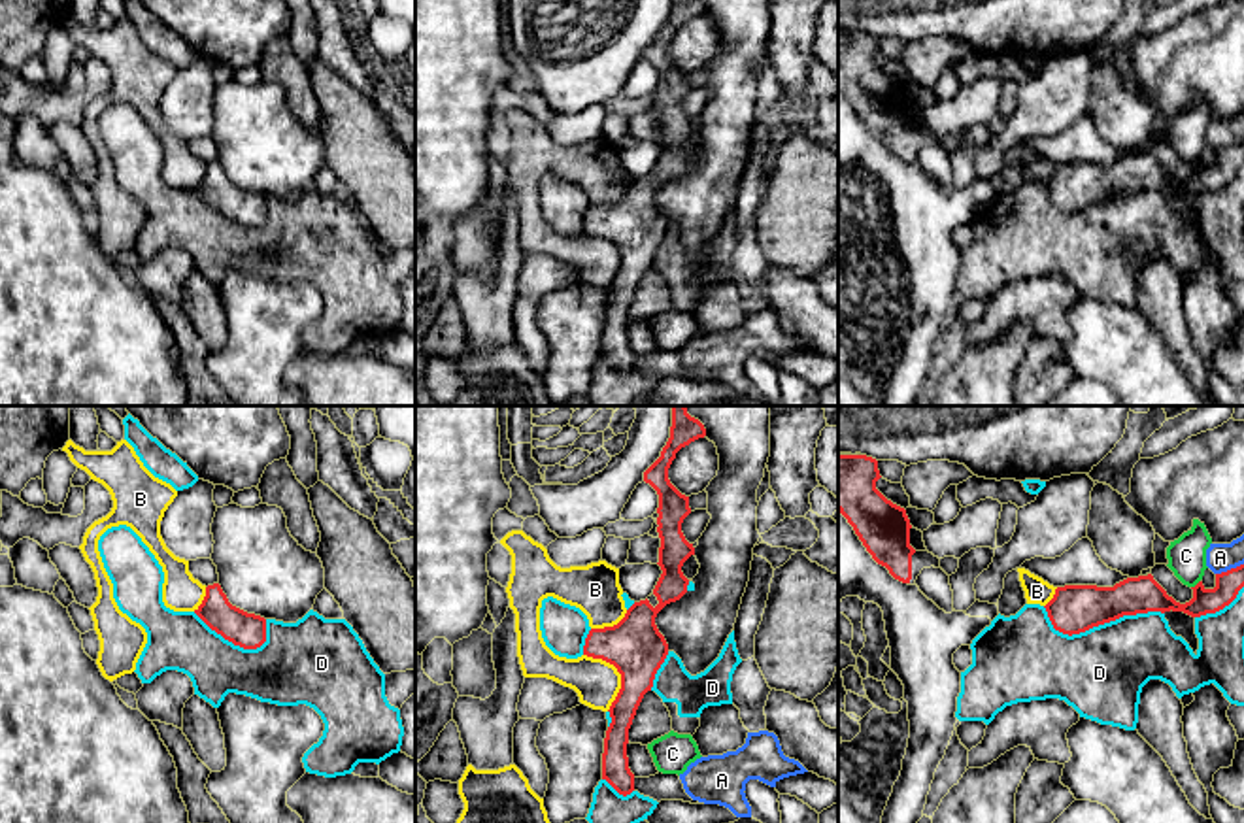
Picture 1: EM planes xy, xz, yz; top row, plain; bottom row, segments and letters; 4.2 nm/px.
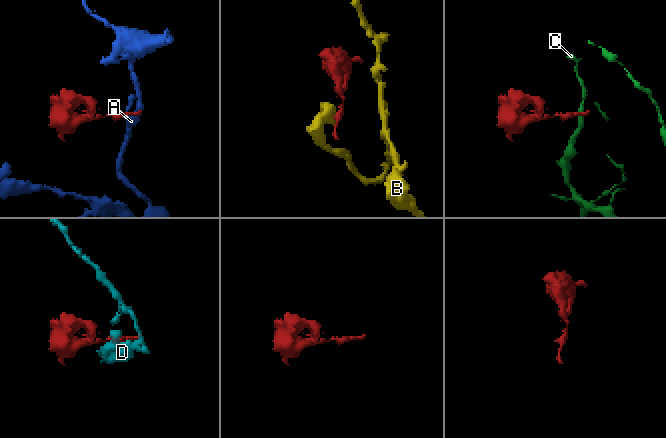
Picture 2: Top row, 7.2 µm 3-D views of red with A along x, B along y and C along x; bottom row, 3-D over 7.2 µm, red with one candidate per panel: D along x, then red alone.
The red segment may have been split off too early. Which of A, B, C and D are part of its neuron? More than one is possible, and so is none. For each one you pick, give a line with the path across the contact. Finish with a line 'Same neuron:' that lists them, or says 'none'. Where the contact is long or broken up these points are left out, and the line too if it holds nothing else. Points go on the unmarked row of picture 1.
Same neuron: none

